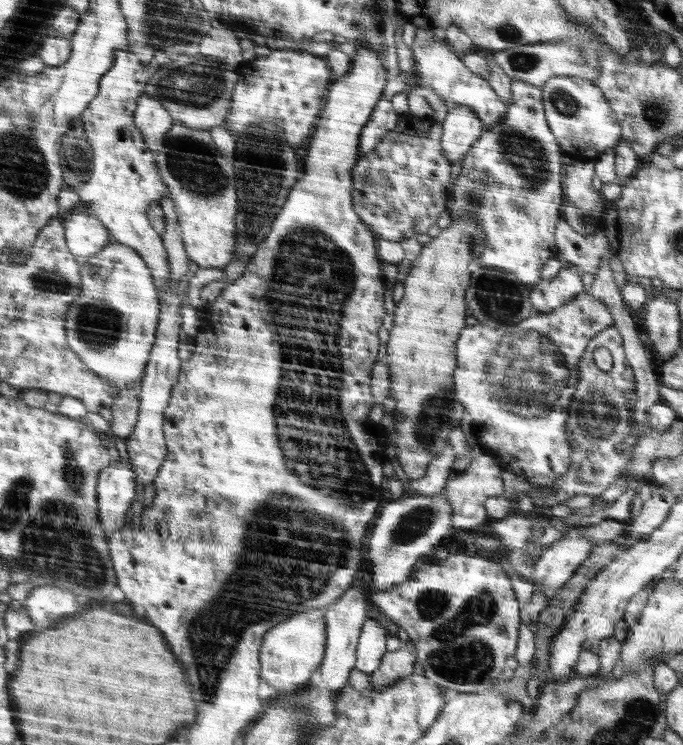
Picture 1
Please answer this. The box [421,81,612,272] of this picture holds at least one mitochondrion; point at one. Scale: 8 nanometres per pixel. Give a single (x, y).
(521, 151)

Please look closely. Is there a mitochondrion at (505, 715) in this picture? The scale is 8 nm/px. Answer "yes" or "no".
no

